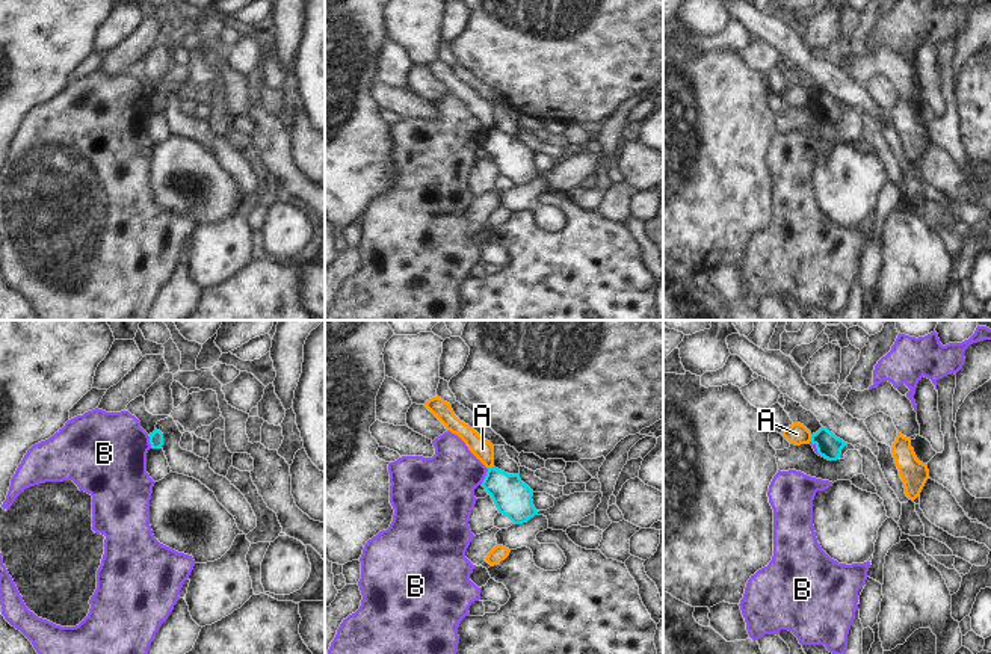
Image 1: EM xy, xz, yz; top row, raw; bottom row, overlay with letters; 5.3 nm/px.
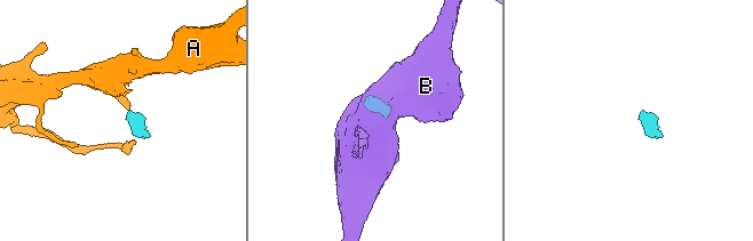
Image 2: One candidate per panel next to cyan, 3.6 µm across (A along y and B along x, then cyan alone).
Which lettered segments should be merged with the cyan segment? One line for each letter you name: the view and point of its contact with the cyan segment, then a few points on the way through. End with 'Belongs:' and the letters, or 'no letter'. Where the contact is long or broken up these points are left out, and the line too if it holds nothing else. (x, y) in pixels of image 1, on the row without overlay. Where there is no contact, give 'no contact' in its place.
Belongs: no letter

